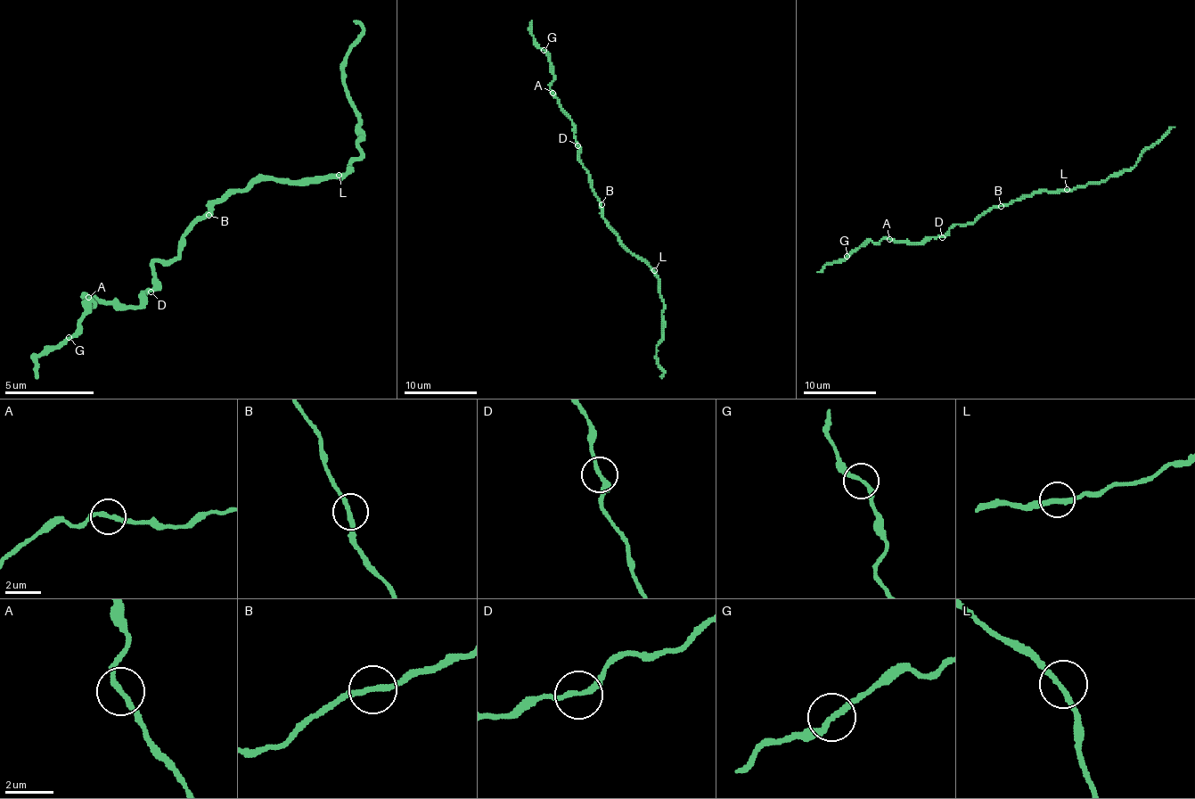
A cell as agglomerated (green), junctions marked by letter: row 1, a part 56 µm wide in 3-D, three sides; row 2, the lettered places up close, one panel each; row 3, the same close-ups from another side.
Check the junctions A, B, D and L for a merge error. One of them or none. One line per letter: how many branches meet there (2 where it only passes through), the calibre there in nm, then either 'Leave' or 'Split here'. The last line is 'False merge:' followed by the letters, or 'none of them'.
A: Branches: 2. Thickness 220 nm. Leave
B: Branches: 2. Thickness 240 nm. Leave
D: Branches: 2. Thickness 240 nm. Leave
L: Branches: 2. Thickness 240 nm. Leave
False merge: none of them

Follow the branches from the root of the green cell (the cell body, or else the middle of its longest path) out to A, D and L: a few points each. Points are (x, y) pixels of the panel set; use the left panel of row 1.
A: (204, 215), (186, 233), (186, 246), (173, 259), (155, 264), (155, 283), (137, 305), (101, 305), (87, 296)
D: (204, 215), (186, 233), (186, 246), (173, 259), (159, 259), (155, 264), (155, 287), (151, 292)
L: (204, 215), (222, 197), (240, 193), (249, 184), (257, 184), (262, 179), (334, 179), (339, 175)

